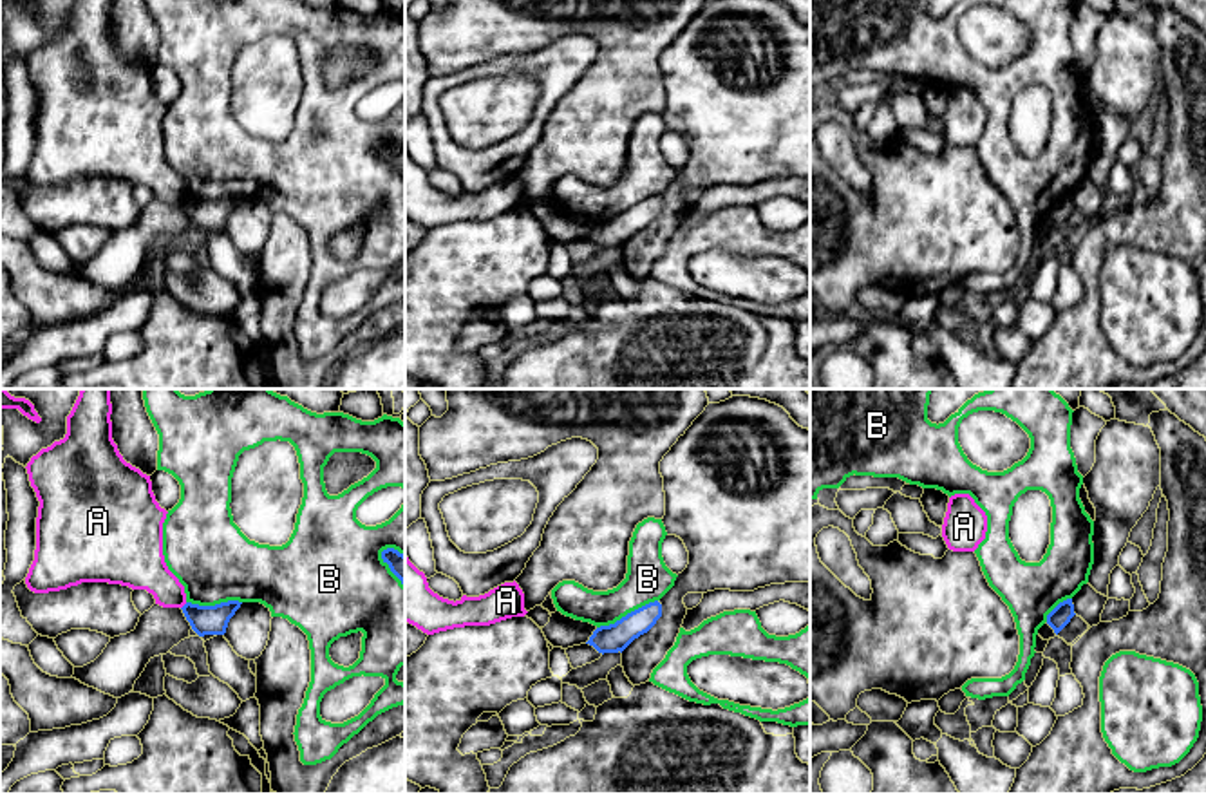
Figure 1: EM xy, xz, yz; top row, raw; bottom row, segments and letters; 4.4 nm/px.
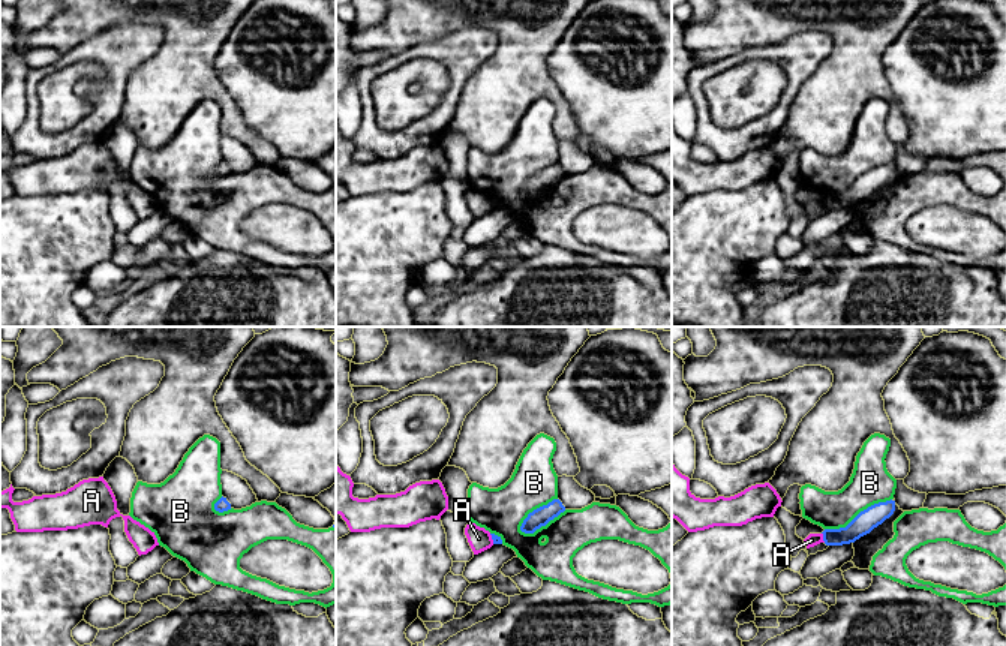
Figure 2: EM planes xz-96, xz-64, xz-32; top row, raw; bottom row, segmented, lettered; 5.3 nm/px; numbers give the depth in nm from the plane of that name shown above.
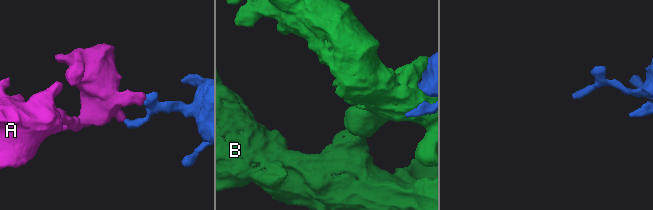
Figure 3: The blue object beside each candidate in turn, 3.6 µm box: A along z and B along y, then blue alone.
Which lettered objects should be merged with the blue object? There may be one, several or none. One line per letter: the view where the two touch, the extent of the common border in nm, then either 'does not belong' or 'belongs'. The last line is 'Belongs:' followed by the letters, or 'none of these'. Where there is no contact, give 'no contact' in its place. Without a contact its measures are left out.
A: meets blue in xy; contact 40 nm long; does not belong
B: meets blue in xz; contact 300 nm long; does not belong
Belongs: none of these

